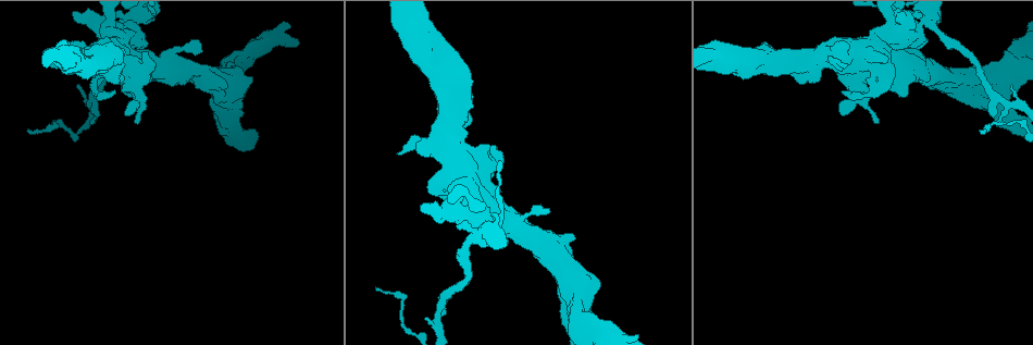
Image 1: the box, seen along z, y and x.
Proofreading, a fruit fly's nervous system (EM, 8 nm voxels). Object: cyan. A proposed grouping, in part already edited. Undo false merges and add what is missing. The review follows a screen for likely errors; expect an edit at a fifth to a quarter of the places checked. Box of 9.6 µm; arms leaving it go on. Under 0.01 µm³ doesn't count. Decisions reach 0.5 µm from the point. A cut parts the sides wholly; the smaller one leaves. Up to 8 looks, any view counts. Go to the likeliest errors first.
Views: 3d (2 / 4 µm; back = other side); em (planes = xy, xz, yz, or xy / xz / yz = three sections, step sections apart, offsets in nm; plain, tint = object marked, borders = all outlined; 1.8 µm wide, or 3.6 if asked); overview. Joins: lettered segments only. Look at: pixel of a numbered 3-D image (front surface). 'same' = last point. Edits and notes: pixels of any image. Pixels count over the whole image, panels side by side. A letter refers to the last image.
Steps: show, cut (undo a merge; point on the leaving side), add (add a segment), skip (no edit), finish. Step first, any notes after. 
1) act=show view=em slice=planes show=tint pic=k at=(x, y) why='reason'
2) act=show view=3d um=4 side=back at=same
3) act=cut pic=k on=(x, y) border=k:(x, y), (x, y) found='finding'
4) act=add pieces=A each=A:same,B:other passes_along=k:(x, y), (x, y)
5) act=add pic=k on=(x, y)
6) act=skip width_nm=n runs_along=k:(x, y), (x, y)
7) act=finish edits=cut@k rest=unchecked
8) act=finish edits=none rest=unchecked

act=show view=em slice=planes show=borders pic=1 at=(935, 28) why='sharp bend'

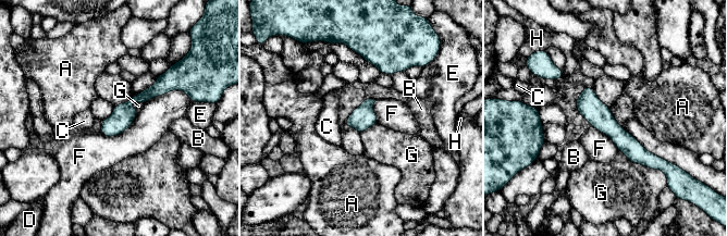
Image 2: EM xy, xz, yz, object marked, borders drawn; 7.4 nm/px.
act=skip each=A:other,B:other,C:other,D:other,E:other,F:other,G:other,H:other runs_along=2:(587, 89), (588, 104), (655, 162) found='continuous, no second cell'

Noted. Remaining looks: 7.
act=show view=3d um=4 pic=1 at=(880, 65) why='sudden change in width'

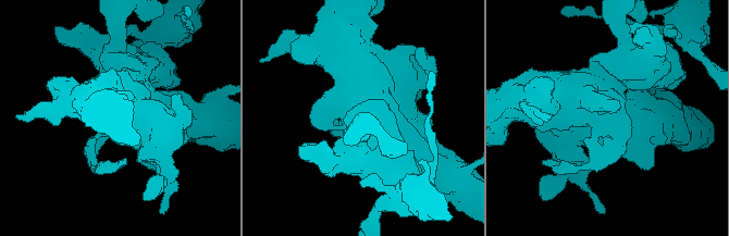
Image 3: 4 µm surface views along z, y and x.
act=show view=em um=3.6 slice=planes show=tint pic=3 at=(605, 113) why='need the tissue'

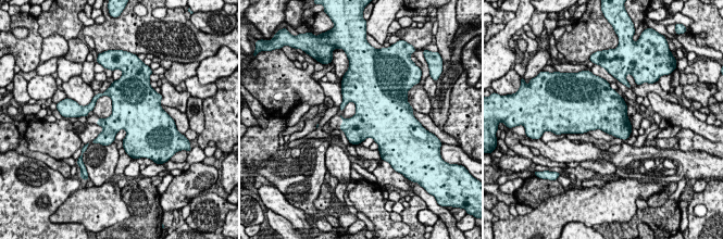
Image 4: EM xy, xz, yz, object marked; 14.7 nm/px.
act=show view=em um=3.6 slice=planes show=borders at=same why='see the neighbours'

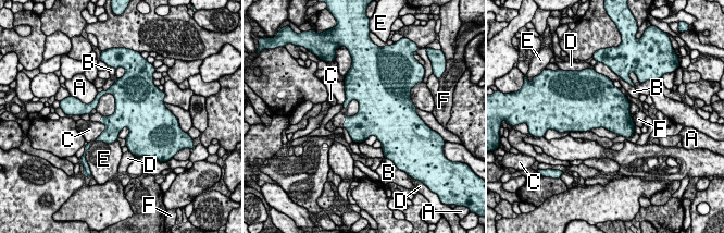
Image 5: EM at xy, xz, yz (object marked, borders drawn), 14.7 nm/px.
act=skip width_nm=480 longest_contact=E:340nm each=A:other,B:other,C:other,D:other,E:other,F:other found='continuous, no second cell'

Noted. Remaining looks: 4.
act=show view=em um=3.6 slice=planes show=borders pic=1 at=(433, 61) why='sudden change in width'

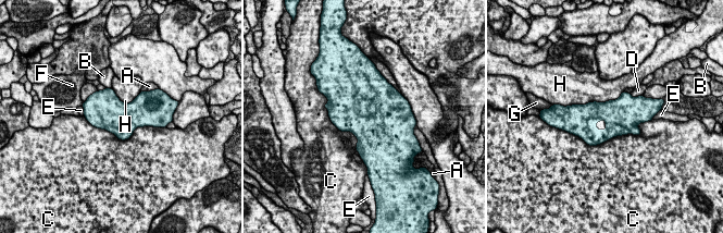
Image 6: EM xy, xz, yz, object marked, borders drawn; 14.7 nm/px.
act=skip each=A:other,B:other,C:other,D:other,E:other,F:other,G:other,H:other border=6:(645, 121), (596, 145), (573, 134) found='continuous, no second cell'

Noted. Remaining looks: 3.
act=show view=em slice=xy step=4 show=borders pic=1 at=(200, 45) why='branch stops here'

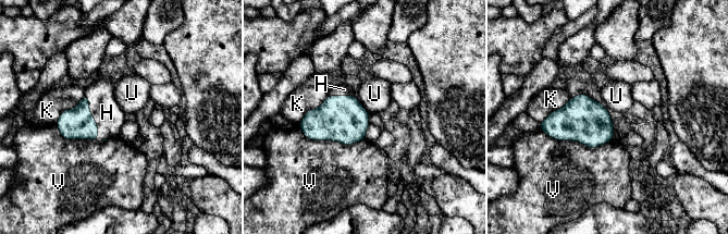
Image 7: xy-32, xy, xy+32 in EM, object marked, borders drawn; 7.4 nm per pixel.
act=add pieces=H width_nm=320 longest_contact=V:550nm each=H:same,K:other,U:other,V:other found='the cell continues'

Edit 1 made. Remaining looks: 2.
act=finish edits=add@7 rest=unchecked

